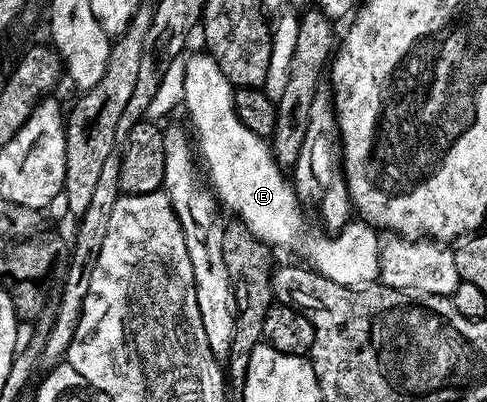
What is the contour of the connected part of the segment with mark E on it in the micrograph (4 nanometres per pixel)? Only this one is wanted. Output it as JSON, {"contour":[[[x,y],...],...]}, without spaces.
{"contour":[[[208,53],[200,54],[191,56],[189,63],[184,64],[183,107],[189,110],[195,147],[207,163],[216,198],[226,210],[229,208],[238,214],[236,216],[245,224],[246,230],[269,246],[295,247],[299,244],[305,261],[317,274],[344,287],[376,284],[381,270],[378,232],[364,221],[351,221],[338,233],[329,234],[333,235],[331,237],[319,231],[303,236],[299,232],[303,205],[290,178],[275,161],[270,144],[239,121],[239,113],[235,113],[233,84],[223,77],[219,65],[215,65]]]}

